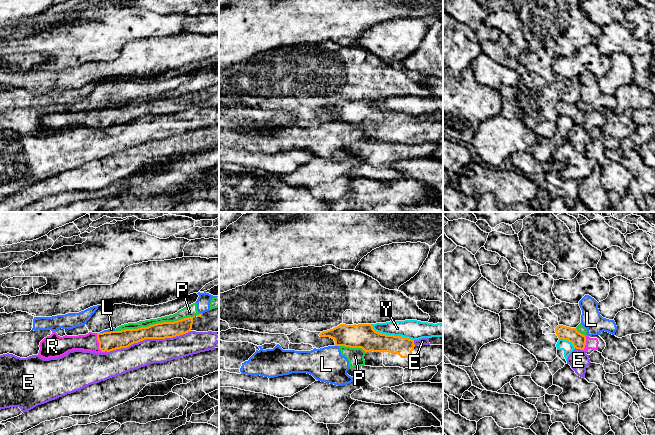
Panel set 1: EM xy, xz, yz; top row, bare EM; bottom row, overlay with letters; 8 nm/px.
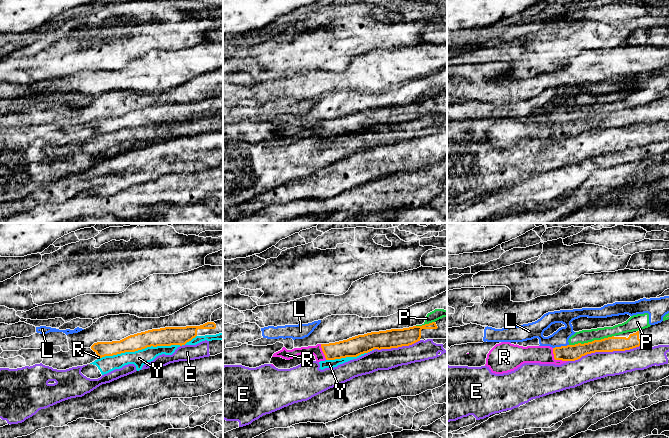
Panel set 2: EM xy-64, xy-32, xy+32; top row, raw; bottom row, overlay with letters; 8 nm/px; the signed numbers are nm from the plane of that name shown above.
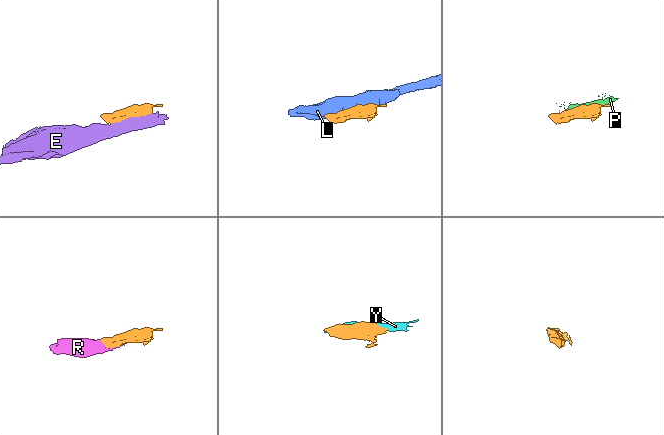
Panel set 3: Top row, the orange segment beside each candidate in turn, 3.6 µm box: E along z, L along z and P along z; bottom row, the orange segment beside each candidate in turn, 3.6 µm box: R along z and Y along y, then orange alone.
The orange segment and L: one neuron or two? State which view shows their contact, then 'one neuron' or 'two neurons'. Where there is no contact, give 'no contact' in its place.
xz | two neurons

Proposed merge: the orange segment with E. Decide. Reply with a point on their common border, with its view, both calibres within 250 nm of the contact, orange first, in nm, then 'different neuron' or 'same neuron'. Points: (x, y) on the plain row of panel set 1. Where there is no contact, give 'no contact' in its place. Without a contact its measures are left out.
contact xy (148, 114); calibres 140 and 200 nm; different neuron

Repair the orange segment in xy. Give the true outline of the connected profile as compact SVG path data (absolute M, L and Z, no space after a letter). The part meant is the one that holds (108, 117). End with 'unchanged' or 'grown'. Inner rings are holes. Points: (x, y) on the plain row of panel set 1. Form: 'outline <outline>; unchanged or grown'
outline M219 84L212 85L203 90L194 93L184 94L174 98L162 98L141 103L138 105L125 105L121 107L110 107L103 109L89 108L86 111L78 112L63 112L60 113L56 107L52 107L50 112L47 112L40 118L40 126L38 131L44 135L61 133L73 126L91 127L95 129L107 129L116 125L127 124L134 119L138 119L145 115L165 115L173 114L186 110L190 107L196 108L219 108Z; grown

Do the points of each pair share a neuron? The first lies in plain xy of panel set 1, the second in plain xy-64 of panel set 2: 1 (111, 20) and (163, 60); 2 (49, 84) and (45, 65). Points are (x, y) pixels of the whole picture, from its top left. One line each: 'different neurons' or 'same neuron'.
1: different neurons
2: different neurons

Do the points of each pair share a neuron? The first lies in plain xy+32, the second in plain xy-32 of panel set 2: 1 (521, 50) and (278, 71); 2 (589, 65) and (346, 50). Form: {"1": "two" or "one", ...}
{"1": "one", "2": "two"}

